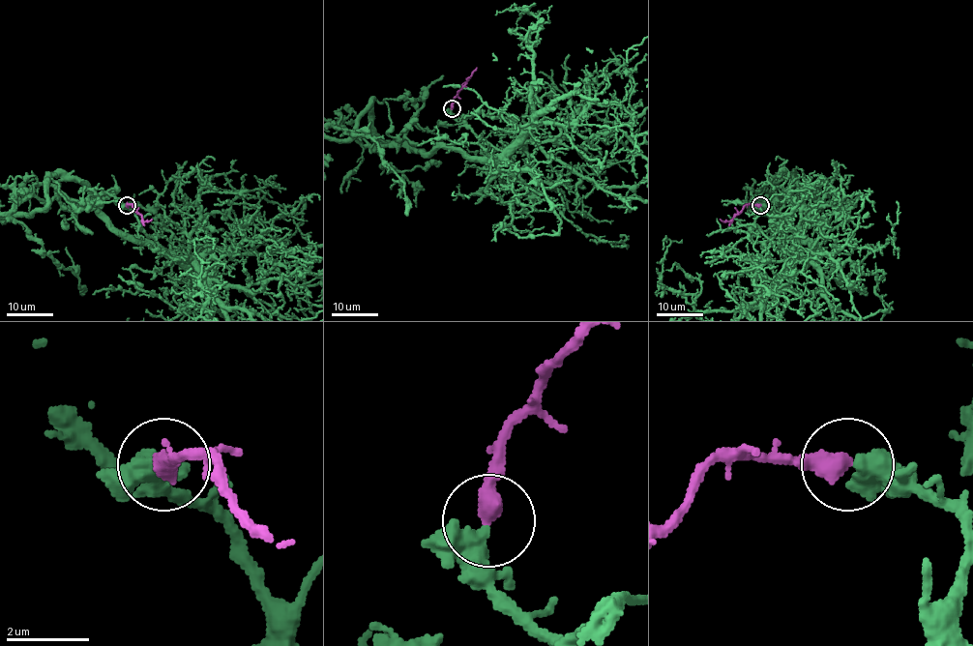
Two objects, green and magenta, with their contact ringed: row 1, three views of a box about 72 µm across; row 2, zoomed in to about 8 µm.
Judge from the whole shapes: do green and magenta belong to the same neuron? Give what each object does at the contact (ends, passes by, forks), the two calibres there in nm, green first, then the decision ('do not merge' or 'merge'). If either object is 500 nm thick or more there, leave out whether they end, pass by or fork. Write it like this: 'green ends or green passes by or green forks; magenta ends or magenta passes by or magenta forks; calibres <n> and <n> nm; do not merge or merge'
calibres 550 and 480 nm; merge

